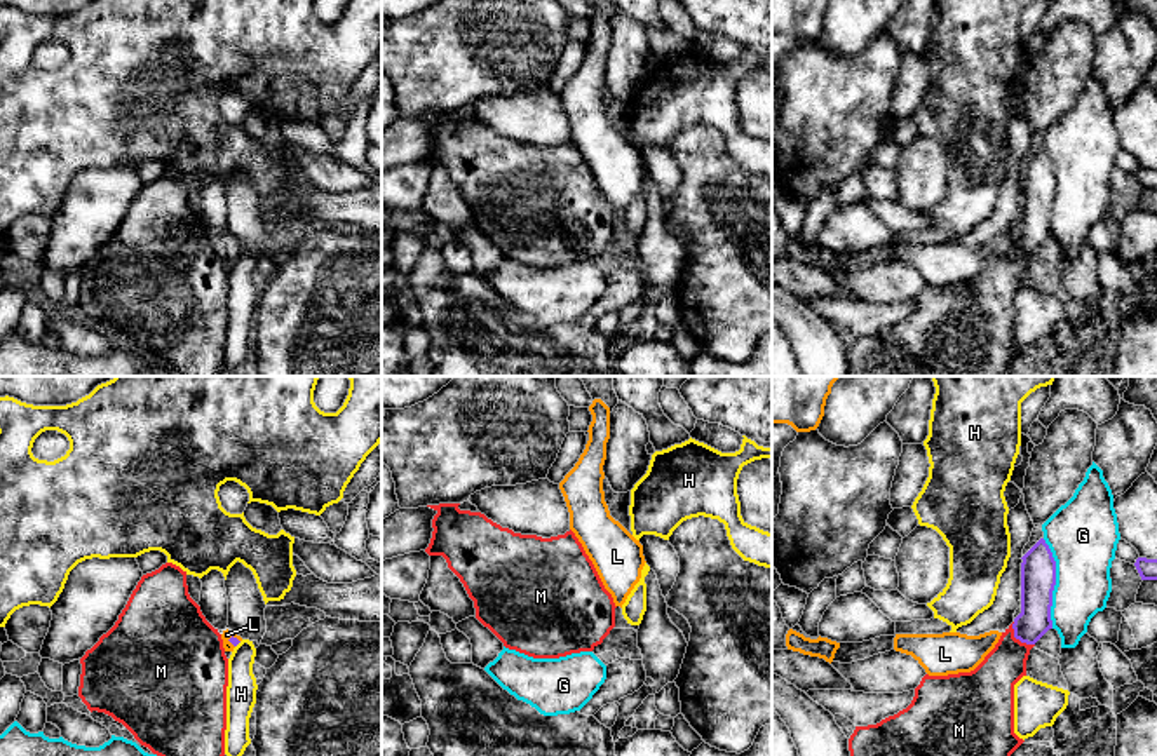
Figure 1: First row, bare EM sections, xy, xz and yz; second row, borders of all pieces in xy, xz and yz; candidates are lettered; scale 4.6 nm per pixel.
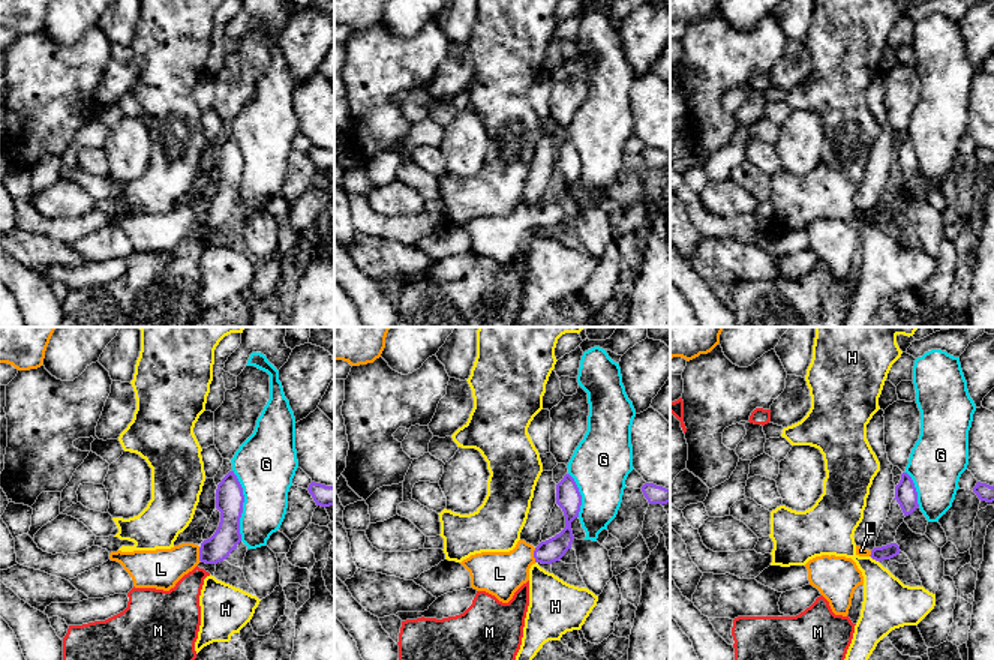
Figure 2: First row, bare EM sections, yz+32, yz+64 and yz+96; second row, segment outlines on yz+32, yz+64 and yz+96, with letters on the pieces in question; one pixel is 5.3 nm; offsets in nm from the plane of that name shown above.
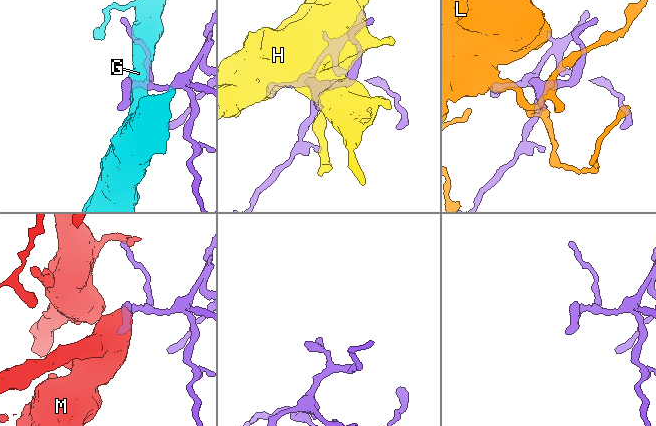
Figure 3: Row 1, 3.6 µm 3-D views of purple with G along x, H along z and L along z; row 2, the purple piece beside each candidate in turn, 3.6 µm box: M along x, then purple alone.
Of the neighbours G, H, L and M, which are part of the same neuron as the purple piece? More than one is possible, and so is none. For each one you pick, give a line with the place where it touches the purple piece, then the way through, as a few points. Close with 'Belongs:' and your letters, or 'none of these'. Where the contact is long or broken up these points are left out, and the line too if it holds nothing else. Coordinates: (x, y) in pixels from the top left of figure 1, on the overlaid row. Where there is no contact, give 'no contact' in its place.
L: meets purple in xy at (229, 640); runs through xy (232, 640), (229, 640), (227, 634)
Belongs: L

